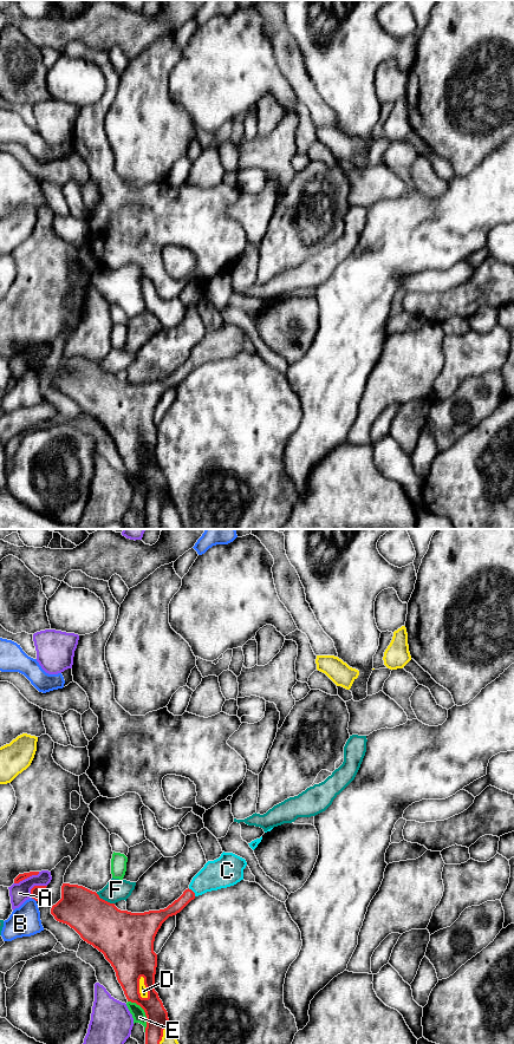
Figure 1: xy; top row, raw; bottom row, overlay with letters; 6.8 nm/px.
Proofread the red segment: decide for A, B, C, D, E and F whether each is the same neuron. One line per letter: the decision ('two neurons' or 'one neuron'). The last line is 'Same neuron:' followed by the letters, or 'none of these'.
A: two neurons
B: two neurons
C: one neuron
D: two neurons
E: two neurons
F: two neurons
Same neuron: C

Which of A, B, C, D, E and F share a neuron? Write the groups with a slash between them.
A / B / C / D / E / F

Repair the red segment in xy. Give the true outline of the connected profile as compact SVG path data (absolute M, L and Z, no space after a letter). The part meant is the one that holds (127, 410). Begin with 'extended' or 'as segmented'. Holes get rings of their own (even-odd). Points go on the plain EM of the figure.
extended; M222 324L214 332L208 332L204 338L193 348L189 359L164 380L149 381L144 384L131 384L118 380L83 357L63 354L61 370L52 377L51 385L59 393L69 396L80 409L102 423L116 443L128 472L139 476L147 487L145 498L145 529L160 529L160 513L163 501L170 498L168 483L163 477L158 464L155 462L155 445L157 438L157 425L154 423L155 407L162 394L173 386L180 384L191 371L207 363L217 361L236 355L243 351L245 329L233 325ZM144 449L148 468L142 469L139 464L139 450Z

